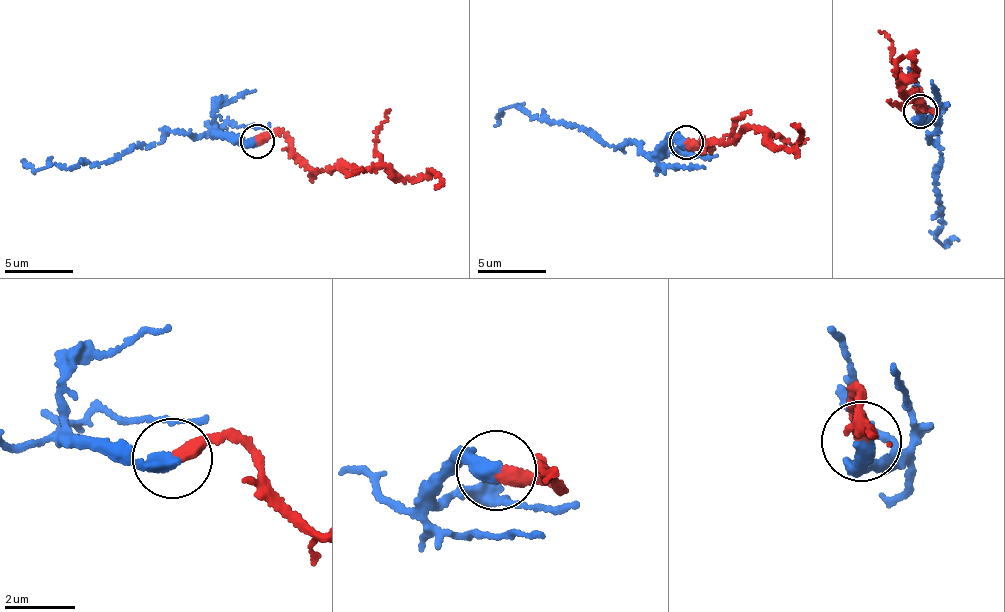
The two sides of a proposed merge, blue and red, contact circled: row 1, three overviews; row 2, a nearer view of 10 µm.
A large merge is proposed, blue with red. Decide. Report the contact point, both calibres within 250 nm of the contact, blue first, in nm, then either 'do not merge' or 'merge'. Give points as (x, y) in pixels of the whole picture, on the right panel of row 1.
at (920, 111); 480 nm thick on the blue side, 400 nm on the other; merge

